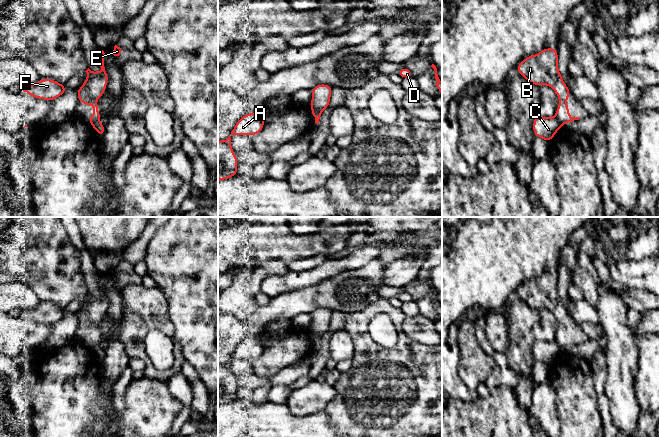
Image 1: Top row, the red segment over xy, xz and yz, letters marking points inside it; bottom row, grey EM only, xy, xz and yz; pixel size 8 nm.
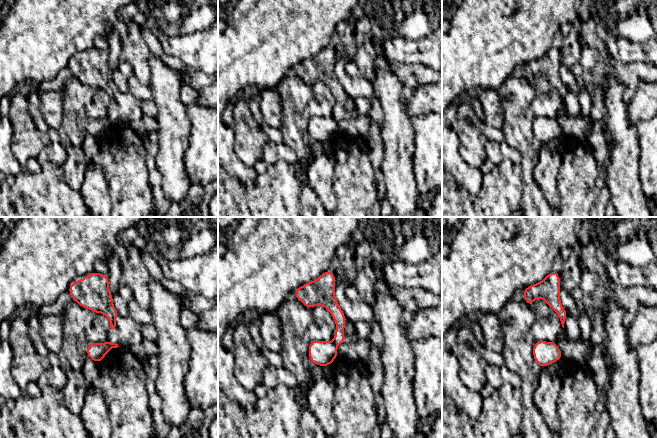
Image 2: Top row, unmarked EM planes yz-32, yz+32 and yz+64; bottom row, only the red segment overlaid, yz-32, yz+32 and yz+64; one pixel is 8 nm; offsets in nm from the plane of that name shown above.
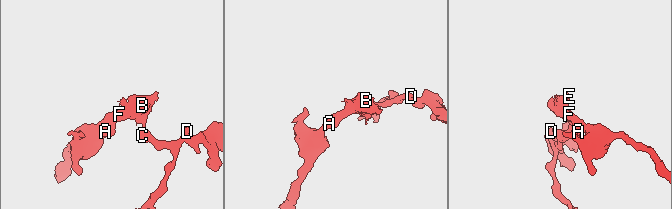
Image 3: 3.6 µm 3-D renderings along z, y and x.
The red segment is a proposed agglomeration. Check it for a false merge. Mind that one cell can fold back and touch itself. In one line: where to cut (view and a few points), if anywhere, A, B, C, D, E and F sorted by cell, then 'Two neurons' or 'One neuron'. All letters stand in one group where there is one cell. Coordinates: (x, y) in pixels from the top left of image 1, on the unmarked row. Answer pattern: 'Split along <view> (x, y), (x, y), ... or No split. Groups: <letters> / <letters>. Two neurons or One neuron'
Split along yz (555, 340), (562, 349). Groups: A B E F / C D. Two neurons

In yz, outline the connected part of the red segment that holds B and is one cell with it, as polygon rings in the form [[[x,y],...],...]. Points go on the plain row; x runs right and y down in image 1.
[[[544,272],[536,279],[527,280],[516,290],[519,299],[523,300],[532,309],[548,309],[559,322],[559,331],[556,333],[556,342],[563,350],[567,346],[579,344],[569,339],[567,323],[571,319],[568,310],[564,307],[558,294],[557,272]]]

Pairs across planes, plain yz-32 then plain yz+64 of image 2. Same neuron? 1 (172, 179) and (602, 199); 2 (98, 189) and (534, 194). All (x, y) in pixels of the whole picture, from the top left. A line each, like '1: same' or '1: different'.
1: different
2: different

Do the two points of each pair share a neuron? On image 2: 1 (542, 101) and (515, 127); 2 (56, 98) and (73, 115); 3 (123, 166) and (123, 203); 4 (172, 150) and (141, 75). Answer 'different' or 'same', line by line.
1: different
2: different
3: same
4: different

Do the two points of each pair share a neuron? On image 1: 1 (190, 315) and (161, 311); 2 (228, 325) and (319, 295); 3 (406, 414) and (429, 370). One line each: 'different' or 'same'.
1: different
2: same
3: same

